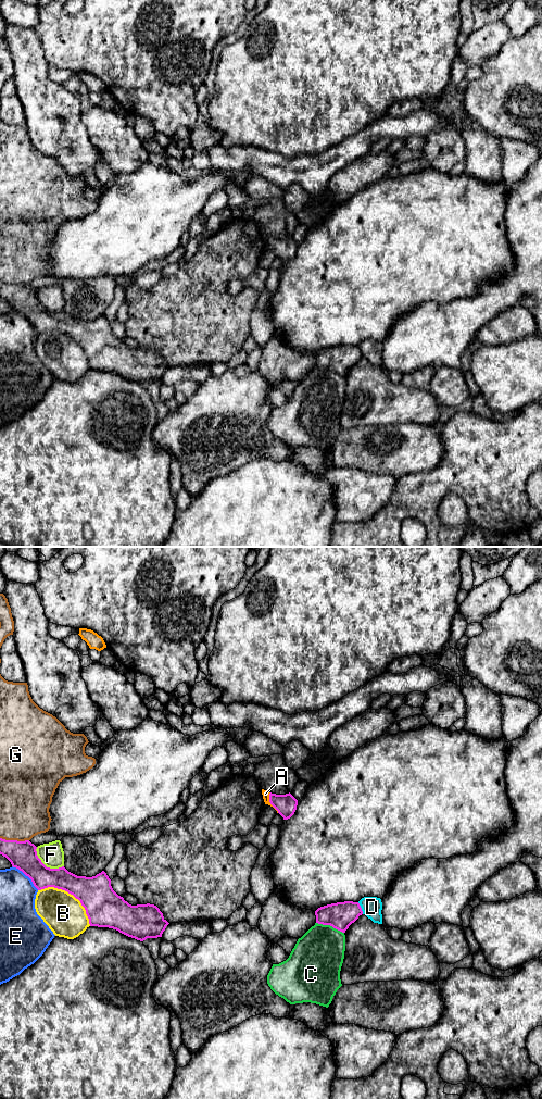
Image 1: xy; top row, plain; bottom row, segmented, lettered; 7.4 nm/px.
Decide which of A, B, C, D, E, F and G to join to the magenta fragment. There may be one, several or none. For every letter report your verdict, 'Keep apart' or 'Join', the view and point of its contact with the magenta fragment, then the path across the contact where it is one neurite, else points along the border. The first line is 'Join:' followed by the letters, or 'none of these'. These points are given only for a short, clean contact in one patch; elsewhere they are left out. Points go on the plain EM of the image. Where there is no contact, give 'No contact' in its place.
Join: A
A: Join. Touches magenta at xy (269, 245)
B: Keep apart. Touches magenta at xy (71, 337)
C: Keep apart. Touches magenta at xy (330, 369)
D: Keep apart. Touches magenta at xy (361, 351)
E: Keep apart. Touches magenta at xy (26, 319)
F: Keep apart. Touches magenta at xy (45, 309)
G: Keep apart. Touches magenta at xy (14, 284)

